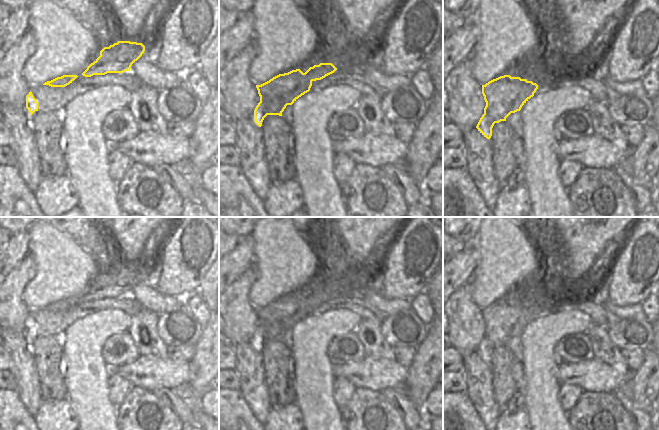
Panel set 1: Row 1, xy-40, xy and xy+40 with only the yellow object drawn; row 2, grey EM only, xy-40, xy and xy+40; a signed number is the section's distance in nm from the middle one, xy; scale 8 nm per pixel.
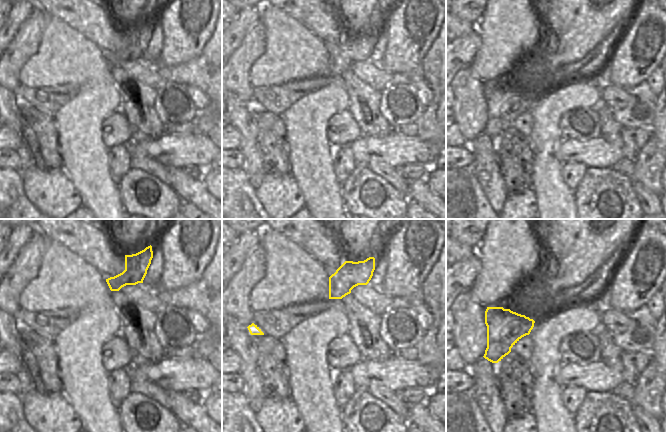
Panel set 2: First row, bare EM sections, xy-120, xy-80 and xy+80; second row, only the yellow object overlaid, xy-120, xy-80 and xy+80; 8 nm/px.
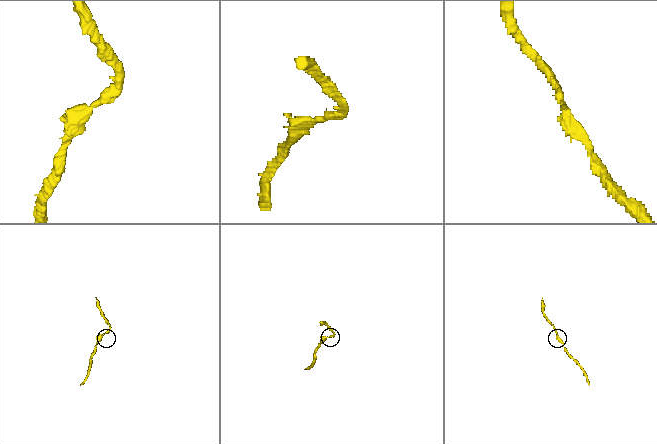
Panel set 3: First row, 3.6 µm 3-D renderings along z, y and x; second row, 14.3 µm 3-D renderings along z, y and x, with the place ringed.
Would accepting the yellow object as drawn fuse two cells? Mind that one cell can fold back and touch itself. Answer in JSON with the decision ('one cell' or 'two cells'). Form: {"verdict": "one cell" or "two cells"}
{"verdict": "one cell"}

